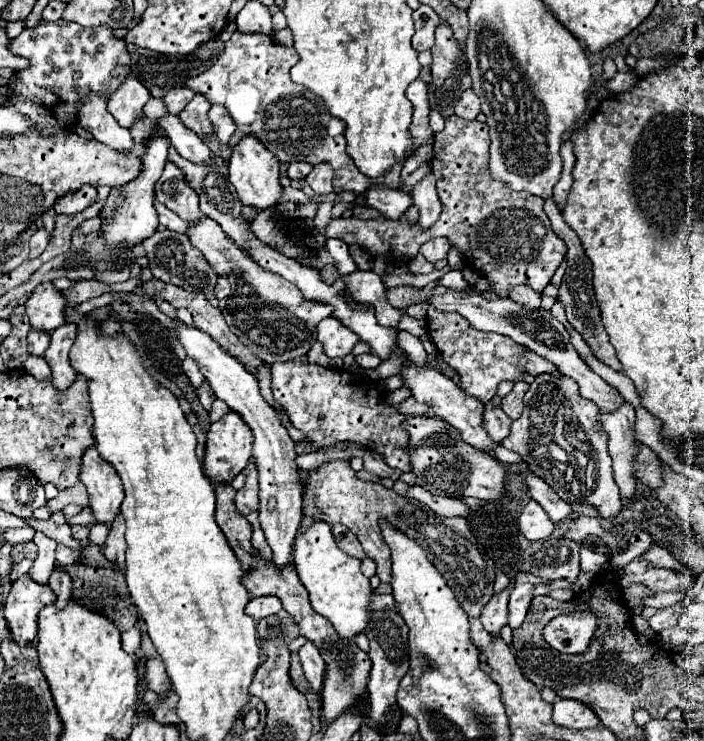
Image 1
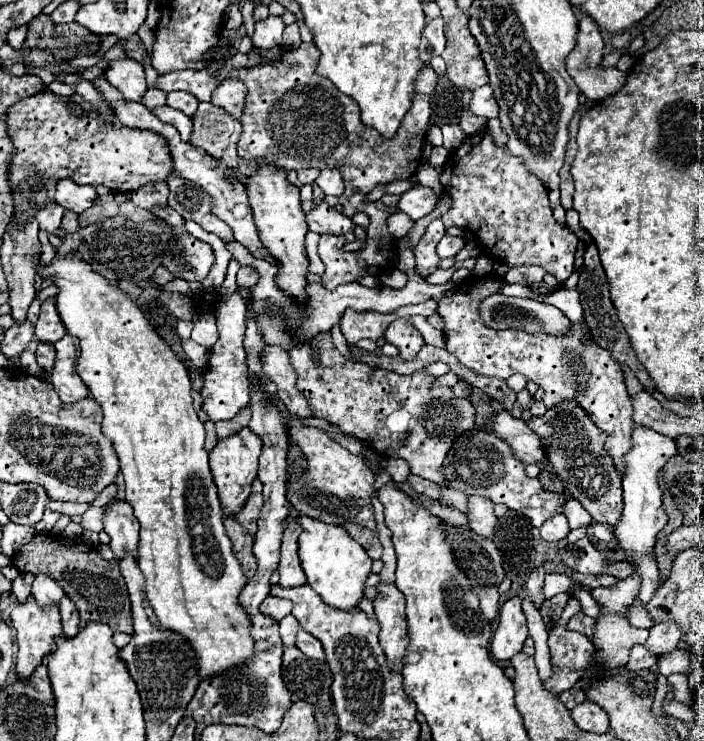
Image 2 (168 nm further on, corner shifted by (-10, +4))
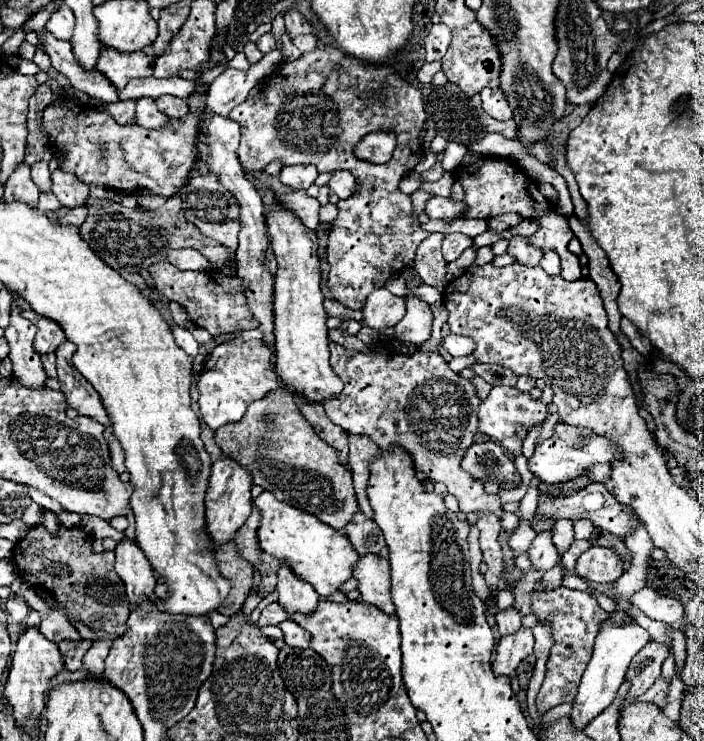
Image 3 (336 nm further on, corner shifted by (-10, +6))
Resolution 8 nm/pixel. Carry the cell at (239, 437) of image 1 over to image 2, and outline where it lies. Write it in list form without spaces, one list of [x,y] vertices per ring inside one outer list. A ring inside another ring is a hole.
[[[248,428],[240,430],[238,434],[234,434],[230,438],[220,440],[216,444],[216,448],[210,452],[210,470],[212,470],[214,482],[218,486],[218,498],[220,498],[224,516],[238,514],[240,506],[244,506],[244,502],[252,494],[252,482],[256,478],[260,452],[262,452],[260,438],[256,434],[252,434]]]

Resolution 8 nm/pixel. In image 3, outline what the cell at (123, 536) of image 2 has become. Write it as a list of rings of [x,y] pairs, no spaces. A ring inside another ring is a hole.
[[[124,538],[116,544],[116,564],[114,570],[126,584],[126,594],[130,598],[130,604],[136,604],[140,596],[148,596],[150,600],[156,600],[154,596],[154,572],[148,564],[148,558],[144,552],[138,548],[136,542],[130,538]]]

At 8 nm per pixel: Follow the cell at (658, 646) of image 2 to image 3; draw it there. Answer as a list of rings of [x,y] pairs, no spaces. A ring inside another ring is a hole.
[[[650,640],[638,652],[638,656],[632,658],[630,668],[626,672],[626,680],[632,684],[630,694],[628,694],[628,702],[632,698],[642,696],[656,682],[656,678],[660,676],[660,668],[668,656],[670,656],[670,648],[666,644]]]

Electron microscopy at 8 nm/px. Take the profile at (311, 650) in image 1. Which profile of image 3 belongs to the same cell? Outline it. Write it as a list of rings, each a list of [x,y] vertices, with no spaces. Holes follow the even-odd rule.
[[[284,620],[278,624],[278,628],[284,632],[284,642],[292,648],[310,648],[310,632],[306,632],[302,626],[298,626],[292,620]]]

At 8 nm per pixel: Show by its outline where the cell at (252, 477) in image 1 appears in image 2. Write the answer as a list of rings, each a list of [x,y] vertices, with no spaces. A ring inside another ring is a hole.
[[[252,494],[248,500],[246,500],[246,504],[244,504],[244,508],[240,510],[240,514],[236,514],[236,520],[252,534],[252,538],[254,538],[254,534],[256,534],[256,520],[258,520],[258,516],[260,516],[260,508],[262,508],[262,494]]]

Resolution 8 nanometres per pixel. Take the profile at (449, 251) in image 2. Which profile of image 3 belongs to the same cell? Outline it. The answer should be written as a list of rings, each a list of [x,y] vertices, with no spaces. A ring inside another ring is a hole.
[[[446,234],[444,242],[442,242],[442,254],[444,254],[446,262],[452,262],[470,246],[472,246],[472,238],[468,238],[464,234]]]

